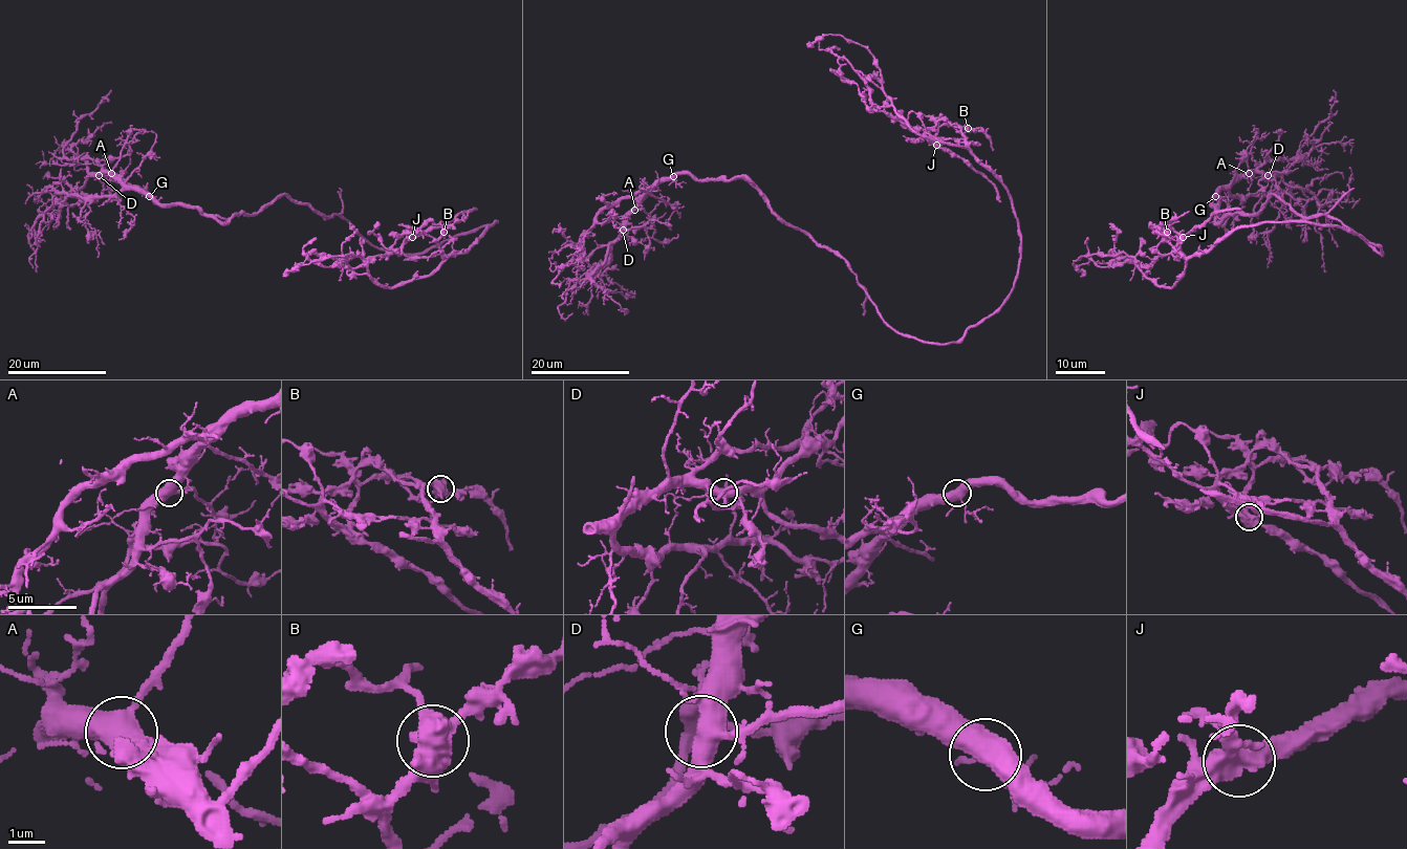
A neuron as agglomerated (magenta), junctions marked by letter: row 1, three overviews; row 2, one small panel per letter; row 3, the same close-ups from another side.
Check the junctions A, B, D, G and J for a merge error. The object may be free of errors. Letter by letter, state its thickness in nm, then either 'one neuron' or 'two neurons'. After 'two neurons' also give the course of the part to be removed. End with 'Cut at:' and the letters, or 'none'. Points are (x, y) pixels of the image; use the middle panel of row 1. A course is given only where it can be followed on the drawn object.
A: calibre 460 nm; one neuron
B: calibre 550 nm; two neurons; course (967, 129), (958, 132), (942, 125), (928, 140), (875, 110), (866, 81), (826, 48), (840, 48)
D: calibre 480 nm; one neuron
G: calibre 480 nm; one neuron
J: calibre 500 nm; one neuron
Cut at: B

